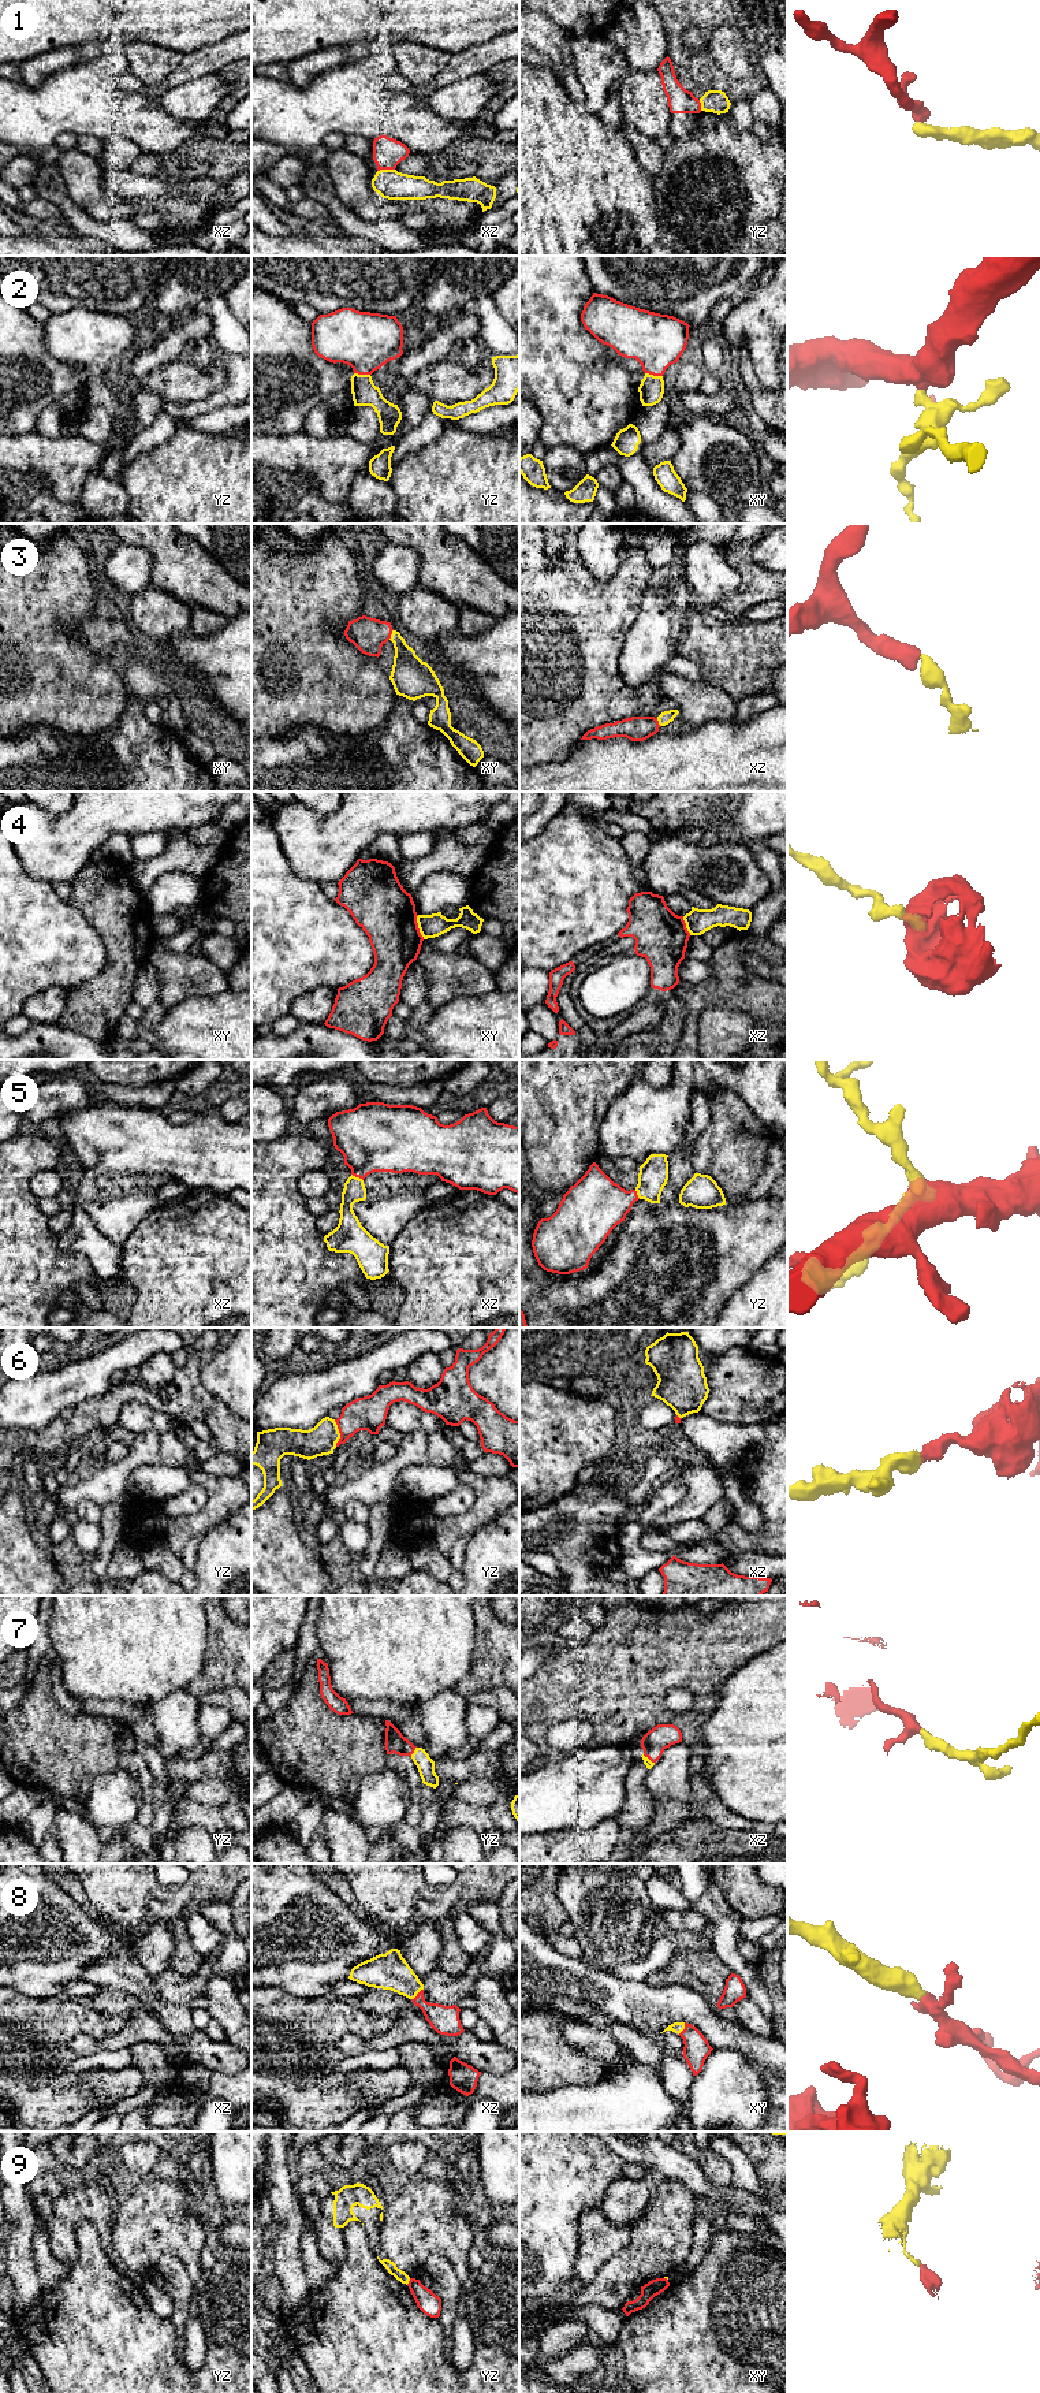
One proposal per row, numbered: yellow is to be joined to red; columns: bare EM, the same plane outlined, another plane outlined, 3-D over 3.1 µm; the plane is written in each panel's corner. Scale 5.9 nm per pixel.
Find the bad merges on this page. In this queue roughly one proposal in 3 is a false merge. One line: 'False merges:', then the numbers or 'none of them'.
False merges: 1, 4, 9

